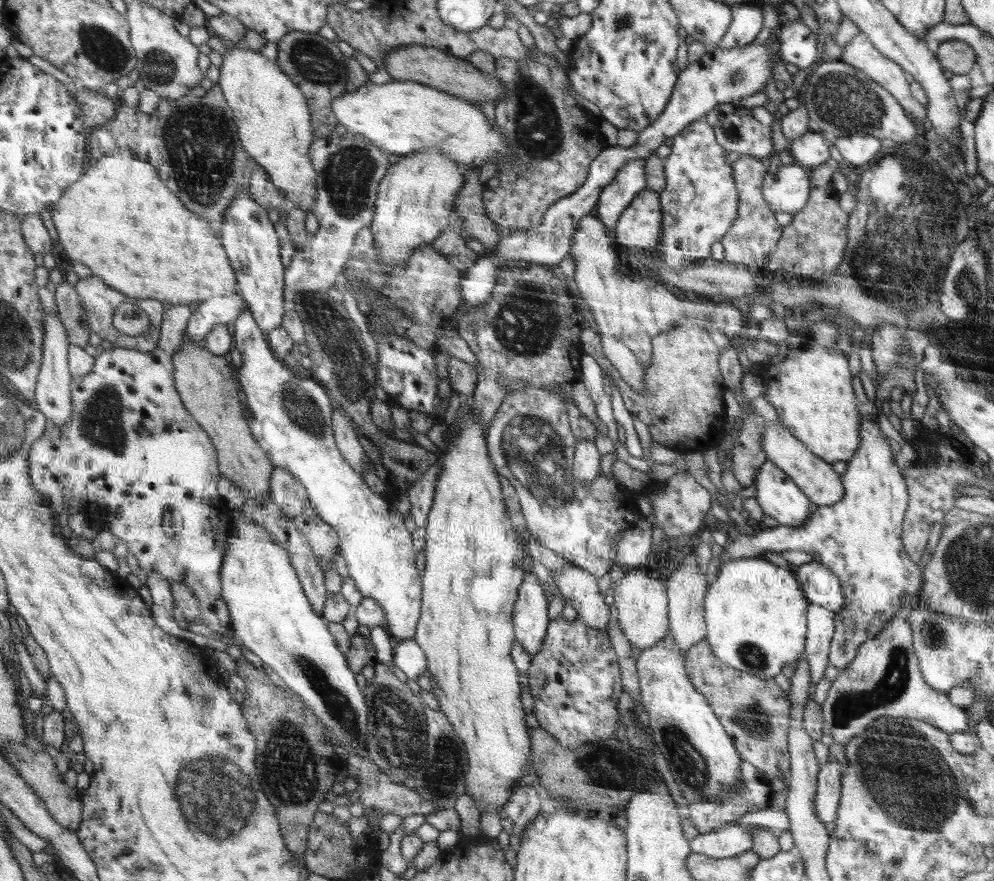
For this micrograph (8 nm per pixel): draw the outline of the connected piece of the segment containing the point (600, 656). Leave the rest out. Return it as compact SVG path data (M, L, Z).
M562 616L553 619L551 626L548 626L548 635L546 641L543 643L543 648L536 655L532 655L532 662L527 670L528 679L530 679L531 694L534 696L534 715L538 719L538 726L544 730L551 732L558 739L560 743L570 749L578 749L582 745L586 745L592 741L608 739L615 736L619 721L619 699L623 695L623 684L621 683L621 672L617 661L617 654L614 654L614 648L608 642L605 629L596 629L595 627L587 626L586 623L579 622L577 619L573 622L564 620Z

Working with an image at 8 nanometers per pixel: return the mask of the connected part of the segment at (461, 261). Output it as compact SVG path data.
M450 226L450 230L444 229L431 244L440 254L446 255L448 260L460 270L461 274L472 268L480 256L466 246L465 240L453 226Z

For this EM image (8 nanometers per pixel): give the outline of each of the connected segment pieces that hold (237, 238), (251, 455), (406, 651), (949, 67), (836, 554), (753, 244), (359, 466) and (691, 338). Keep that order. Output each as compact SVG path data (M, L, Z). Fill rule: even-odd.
M246 193L236 198L228 210L227 220L228 224L224 223L224 246L239 278L240 292L262 330L278 329L284 318L285 294L282 294L282 290L286 290L286 287L282 276L286 276L284 270L287 268L280 264L280 246L274 226L270 224L266 210L256 200L248 198Z
M188 336L184 338L182 347L183 350L175 357L177 389L188 410L199 419L200 424L215 442L219 450L219 463L223 476L232 480L241 489L246 500L262 500L262 502L268 500L271 498L271 474L275 470L275 465L268 458L267 451L252 438L253 434L250 434L251 426L248 426L248 414L246 414L248 408L242 400L241 382L236 380L236 367L230 364L228 356L213 354L206 347L201 347L198 342L192 342Z
M404 639L395 642L392 660L408 679L418 680L418 676L428 670L424 651L414 639Z
M958 39L944 41L935 51L935 56L946 71L954 74L972 74L974 66L978 64L975 49Z
M864 419L864 446L860 446L860 454L856 454L856 458L852 457L846 461L843 474L846 496L842 501L830 506L819 506L800 528L778 525L754 532L753 535L732 533L732 541L726 544L725 550L717 558L717 564L722 567L726 562L744 558L765 559L763 555L766 552L796 550L811 555L814 563L828 568L840 580L845 599L842 609L838 610L833 618L835 632L829 650L829 665L841 670L855 660L864 643L879 637L900 610L904 610L904 596L912 596L912 592L923 588L922 570L910 561L901 541L902 525L908 508L908 488L900 474L900 468L894 464L886 438L878 432L878 425L880 424L876 420Z
M742 154L734 164L736 187L739 190L738 218L735 219L731 230L720 240L724 247L724 261L734 264L763 266L776 242L783 236L783 227L775 218L775 211L763 197L763 181L766 180L766 166L764 160Z
M334 406L334 429L333 434L336 442L338 443L340 454L351 463L351 466L363 476L366 474L366 455L356 430L352 427L352 420L337 406Z
M684 318L680 320L674 329L667 333L660 333L654 338L654 361L648 366L647 373L644 376L644 394L640 394L634 387L628 386L624 382L623 376L615 366L607 360L603 354L603 344L598 332L593 331L591 327L583 330L583 353L590 355L602 368L607 376L616 383L624 407L630 414L634 413L638 419L642 419L644 424L648 425L650 436L656 443L665 445L672 452L680 452L682 455L690 453L703 453L708 446L712 446L712 440L720 440L722 436L722 426L724 426L724 398L722 398L722 368L719 366L720 352L716 344L712 342L710 334L700 328L696 321Z

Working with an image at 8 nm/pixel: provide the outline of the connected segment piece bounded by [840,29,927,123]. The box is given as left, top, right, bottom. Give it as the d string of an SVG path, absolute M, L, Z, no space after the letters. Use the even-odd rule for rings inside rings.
M860 29L848 45L844 45L840 59L862 70L885 90L891 92L905 111L923 123L927 119L926 107L911 92L911 84L905 78L906 71L899 63L880 53Z

